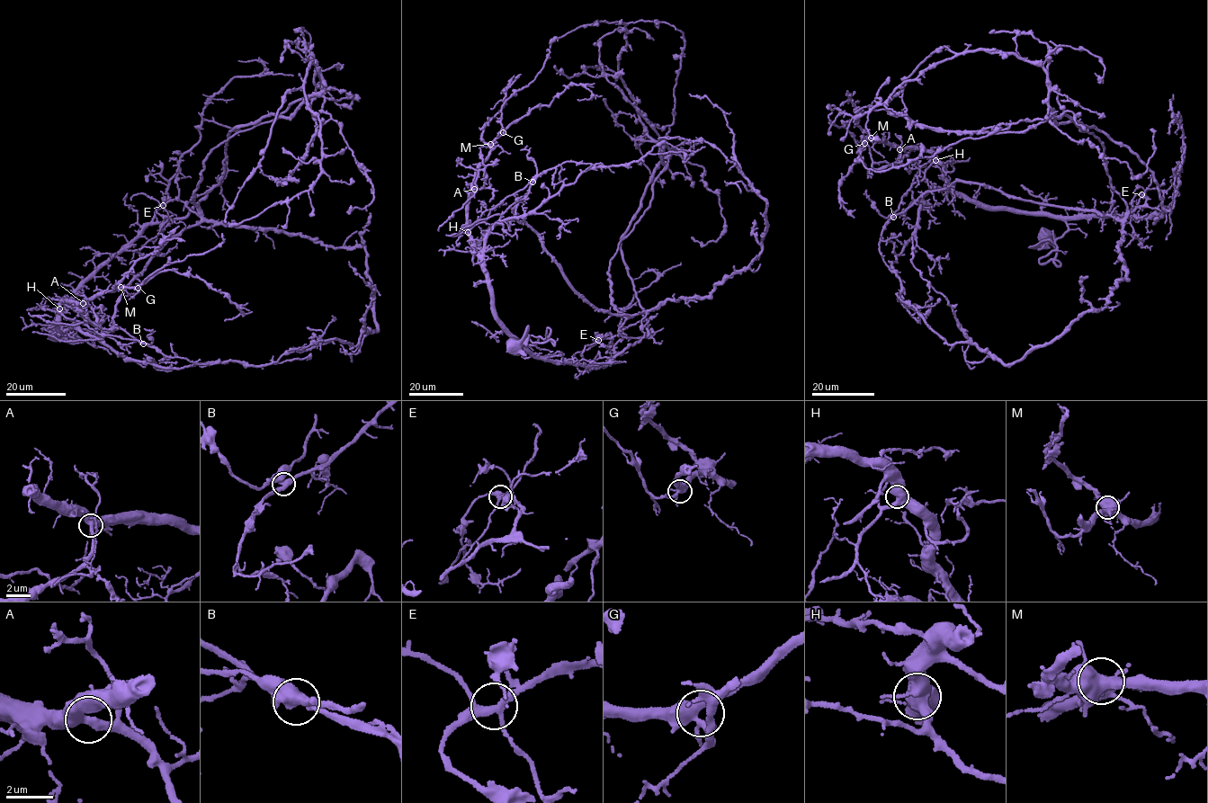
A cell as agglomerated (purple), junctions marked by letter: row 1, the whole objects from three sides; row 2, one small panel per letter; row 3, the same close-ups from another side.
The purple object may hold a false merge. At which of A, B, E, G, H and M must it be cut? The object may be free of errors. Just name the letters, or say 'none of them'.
B

